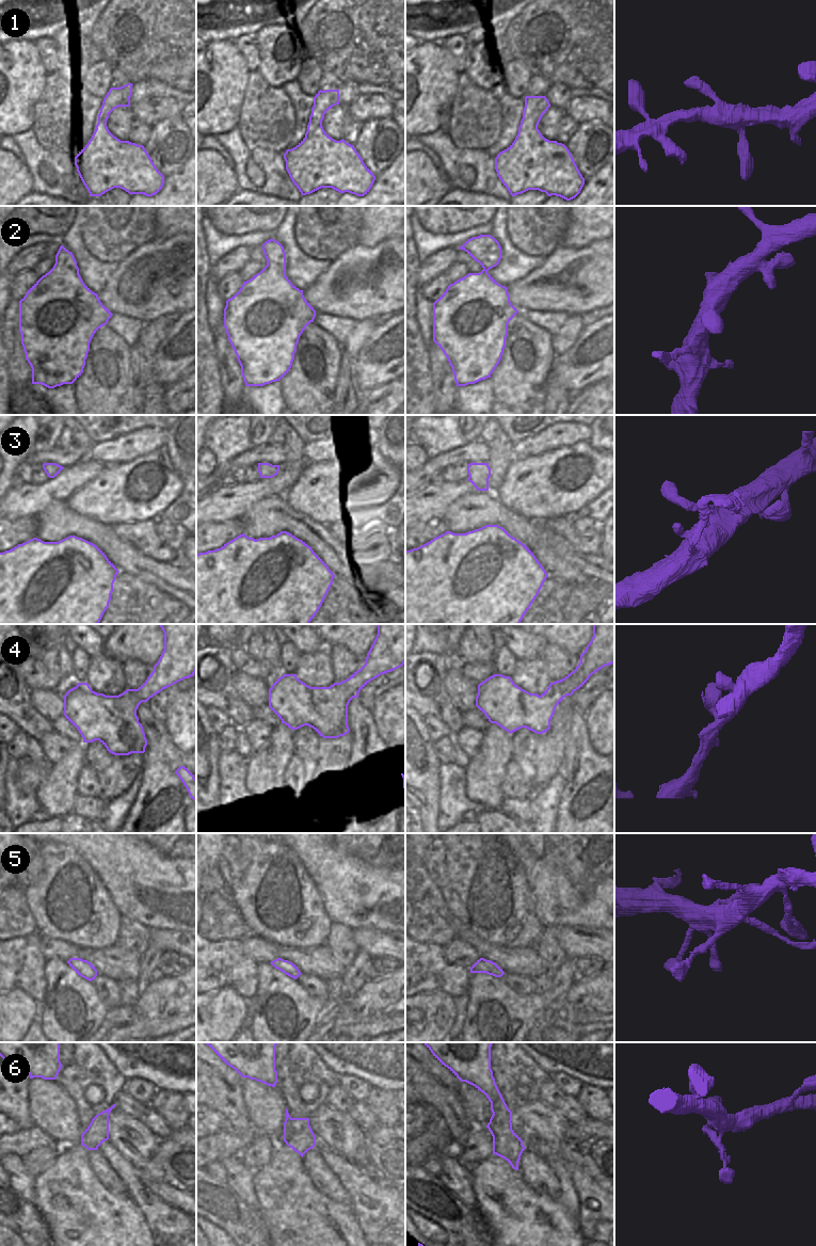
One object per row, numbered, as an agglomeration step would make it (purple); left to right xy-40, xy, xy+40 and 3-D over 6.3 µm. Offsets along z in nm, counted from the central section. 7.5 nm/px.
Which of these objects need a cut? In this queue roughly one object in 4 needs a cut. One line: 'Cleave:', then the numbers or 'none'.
Cleave: 6

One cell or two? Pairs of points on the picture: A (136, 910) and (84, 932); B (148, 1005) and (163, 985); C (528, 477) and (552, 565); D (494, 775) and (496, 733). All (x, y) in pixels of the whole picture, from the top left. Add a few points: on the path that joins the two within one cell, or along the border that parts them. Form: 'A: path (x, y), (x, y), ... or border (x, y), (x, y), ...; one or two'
A: border (109, 893), (113, 905), (122, 915); two
B: path (154, 1000), (163, 990); one
C: border (508, 508), (523, 515), (529, 522); two
D: path (494, 764), (496, 744); one

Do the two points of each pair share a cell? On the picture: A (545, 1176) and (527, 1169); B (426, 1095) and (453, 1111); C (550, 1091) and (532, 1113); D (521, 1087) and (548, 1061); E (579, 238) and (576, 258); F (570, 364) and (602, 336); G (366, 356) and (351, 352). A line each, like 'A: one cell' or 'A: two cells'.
A: one cell
B: one cell
C: two cells
D: two cells
E: two cells
F: one cell
G: two cells

